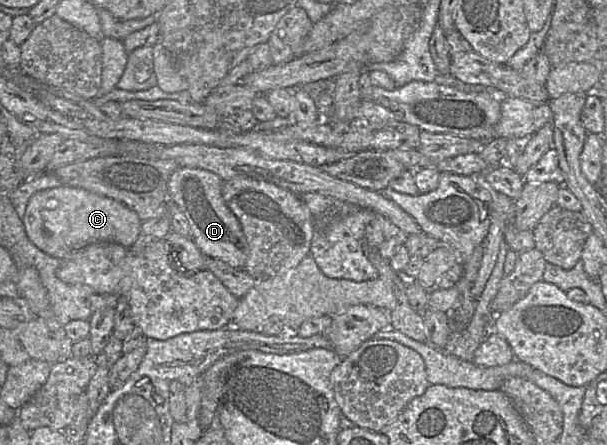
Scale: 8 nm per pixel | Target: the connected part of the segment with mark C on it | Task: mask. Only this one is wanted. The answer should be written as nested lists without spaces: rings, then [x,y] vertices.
[[[60,185],[36,192],[29,200],[22,223],[29,240],[46,254],[65,260],[75,252],[97,241],[113,241],[130,248],[140,234],[142,221],[125,204],[112,198],[92,193],[80,187]]]

